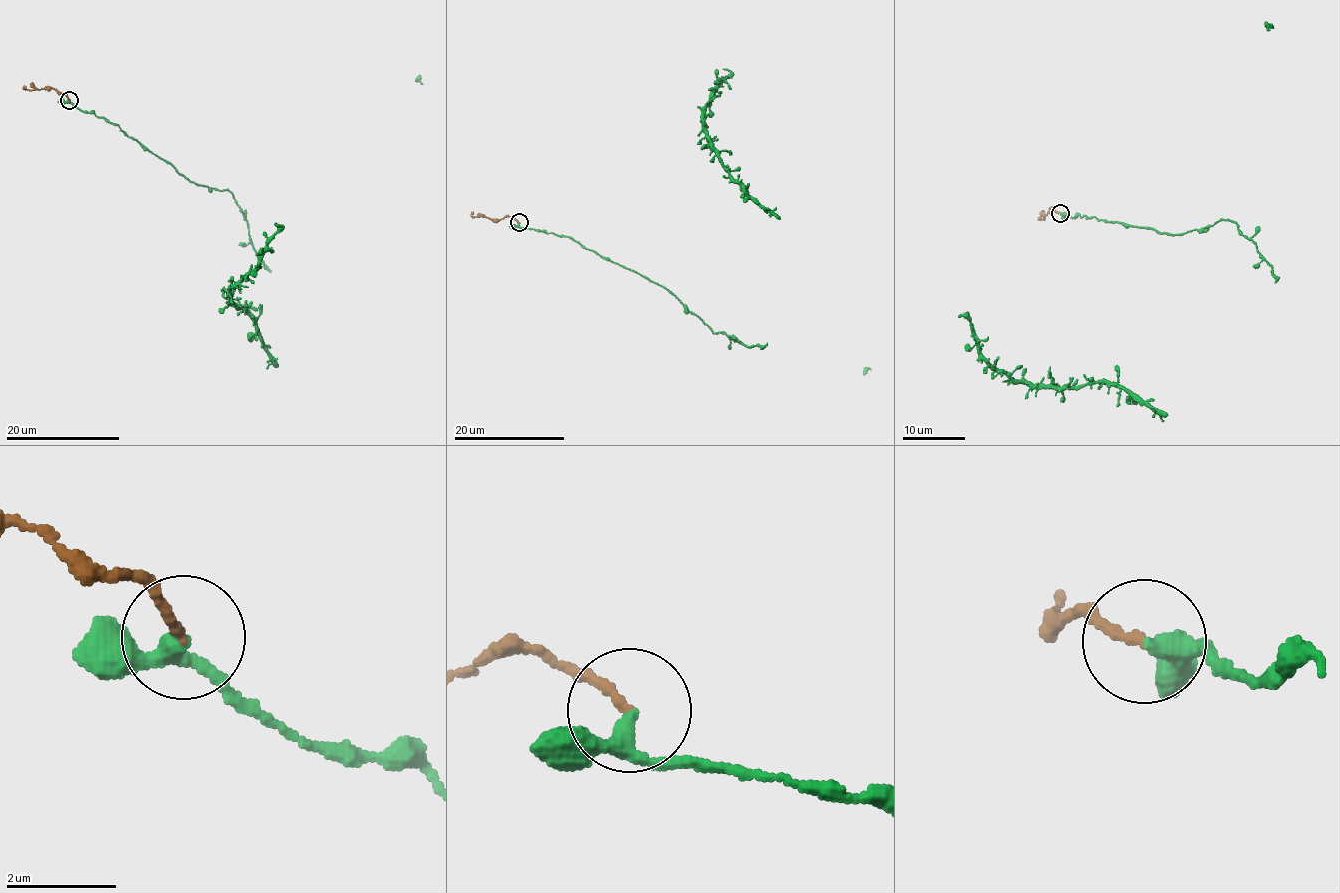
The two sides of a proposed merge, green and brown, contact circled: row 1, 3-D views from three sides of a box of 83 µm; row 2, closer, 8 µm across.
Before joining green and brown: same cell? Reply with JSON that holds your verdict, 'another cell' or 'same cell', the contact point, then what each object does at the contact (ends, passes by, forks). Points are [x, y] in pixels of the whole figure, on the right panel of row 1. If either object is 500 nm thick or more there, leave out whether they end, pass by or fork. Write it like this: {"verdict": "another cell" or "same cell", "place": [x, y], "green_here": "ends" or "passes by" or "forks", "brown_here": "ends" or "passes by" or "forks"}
{"verdict": "same cell", "place": [1060, 213], "green_here": "passes by", "brown_here": "ends"}

